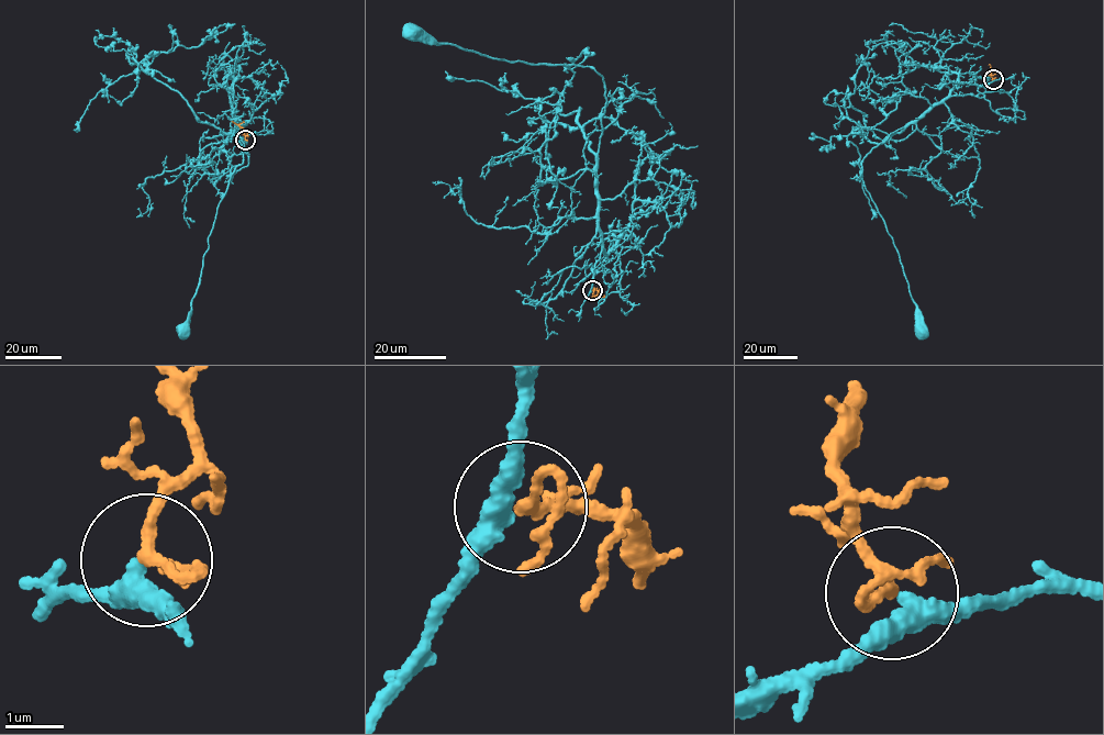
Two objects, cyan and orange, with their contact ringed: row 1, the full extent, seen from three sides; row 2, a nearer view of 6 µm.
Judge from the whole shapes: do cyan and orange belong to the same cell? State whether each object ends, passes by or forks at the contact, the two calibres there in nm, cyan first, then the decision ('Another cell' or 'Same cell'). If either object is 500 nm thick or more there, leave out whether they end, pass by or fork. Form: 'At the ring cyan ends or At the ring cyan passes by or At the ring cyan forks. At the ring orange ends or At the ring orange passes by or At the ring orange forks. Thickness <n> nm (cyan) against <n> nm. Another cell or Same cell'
At the ring cyan passes by. At the ring orange passes by. Thickness 340 nm (cyan) against 170 nm. Same cell

